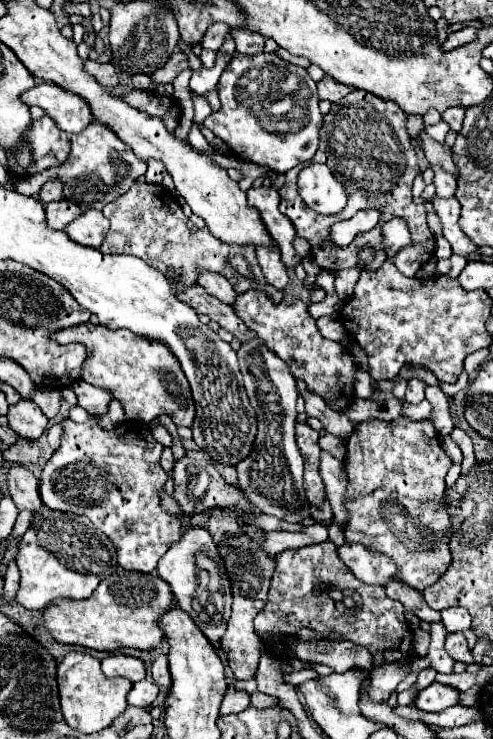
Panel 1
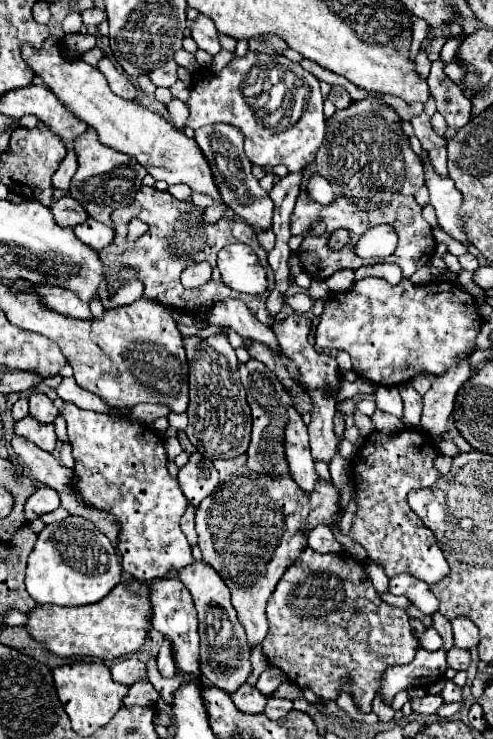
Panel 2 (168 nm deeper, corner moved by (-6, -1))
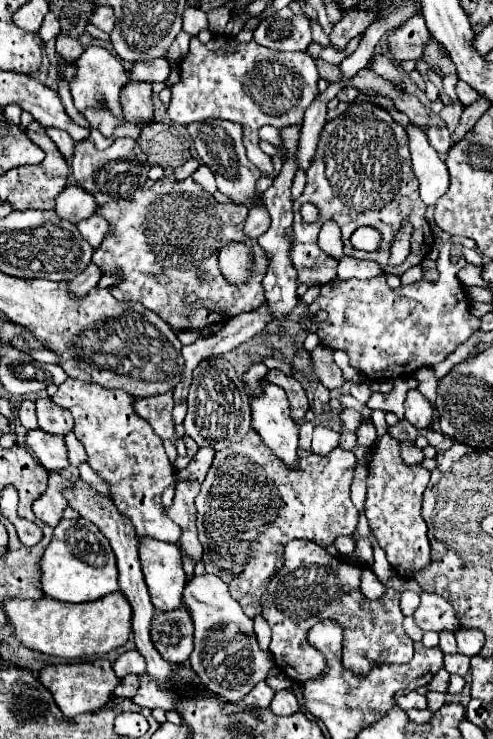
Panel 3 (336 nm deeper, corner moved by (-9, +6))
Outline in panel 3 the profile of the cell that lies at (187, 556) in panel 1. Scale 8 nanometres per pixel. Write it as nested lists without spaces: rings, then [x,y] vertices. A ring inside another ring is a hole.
[[[215,574],[193,576],[183,592],[183,602],[191,612],[195,624],[195,650],[189,658],[193,672],[199,676],[201,684],[205,684],[211,692],[223,696],[227,702],[239,702],[257,682],[267,678],[267,672],[273,668],[273,656],[269,652],[259,650],[257,638],[253,632],[253,620],[245,616],[239,602],[231,598],[227,584]]]

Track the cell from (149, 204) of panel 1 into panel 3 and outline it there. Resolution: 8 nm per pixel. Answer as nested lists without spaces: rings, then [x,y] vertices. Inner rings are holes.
[[[163,176],[155,182],[147,180],[131,198],[99,206],[97,214],[109,222],[115,234],[107,234],[95,250],[93,262],[103,274],[119,276],[117,284],[109,288],[117,300],[141,302],[175,330],[203,330],[265,302],[263,276],[269,260],[259,242],[243,234],[247,206],[219,204],[191,178],[179,182]],[[231,240],[243,240],[255,256],[253,274],[243,286],[229,286],[217,266],[217,250]],[[201,272],[207,272],[205,280],[199,280]]]

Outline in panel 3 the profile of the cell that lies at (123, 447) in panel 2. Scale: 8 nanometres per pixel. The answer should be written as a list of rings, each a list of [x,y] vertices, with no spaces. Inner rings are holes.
[[[67,378],[57,394],[51,398],[55,404],[67,408],[75,420],[75,436],[87,450],[89,466],[107,482],[109,496],[123,512],[131,518],[139,538],[155,538],[163,542],[177,544],[183,558],[183,568],[187,576],[193,576],[195,562],[183,556],[183,548],[179,544],[181,528],[175,526],[167,516],[167,508],[161,502],[161,494],[165,488],[175,486],[179,482],[175,468],[171,466],[163,440],[153,432],[151,424],[133,412],[133,400],[127,392],[107,390],[97,384],[81,382]]]

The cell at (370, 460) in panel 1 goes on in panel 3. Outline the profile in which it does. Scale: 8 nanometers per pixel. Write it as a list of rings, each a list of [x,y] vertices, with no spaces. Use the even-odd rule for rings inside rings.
[[[383,434],[371,448],[371,462],[367,466],[367,504],[365,514],[369,518],[371,532],[377,544],[385,550],[389,564],[401,578],[413,576],[431,566],[431,544],[427,536],[427,524],[421,516],[421,496],[429,484],[431,472],[423,464],[405,464],[401,458],[401,442],[391,434]]]

